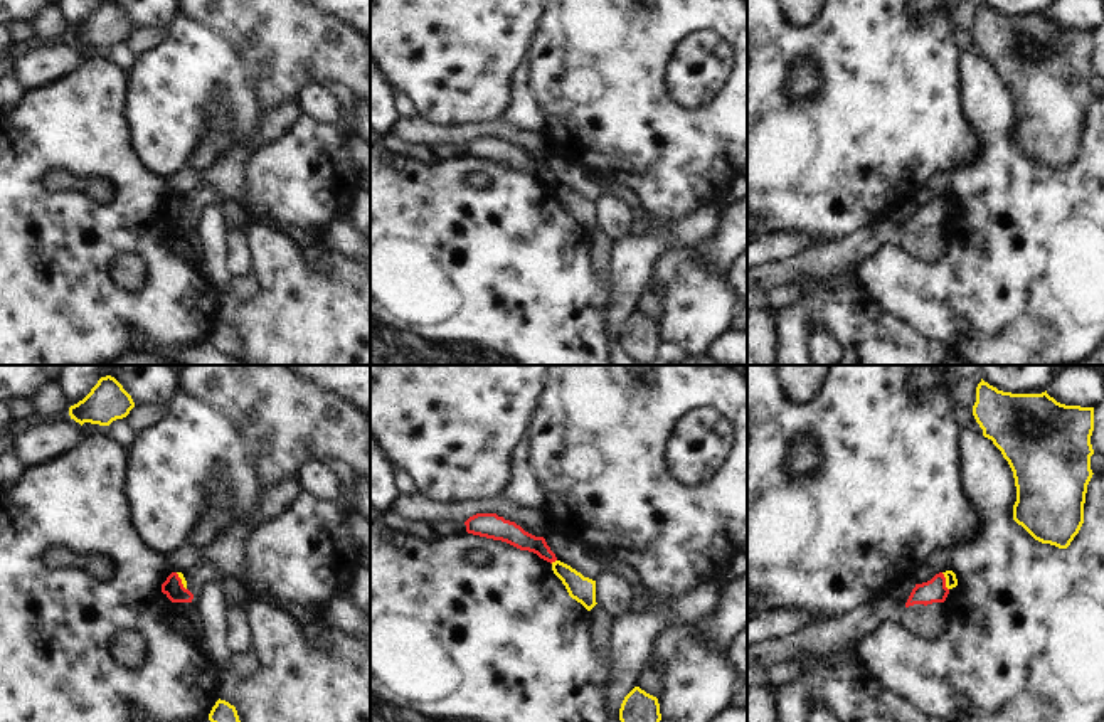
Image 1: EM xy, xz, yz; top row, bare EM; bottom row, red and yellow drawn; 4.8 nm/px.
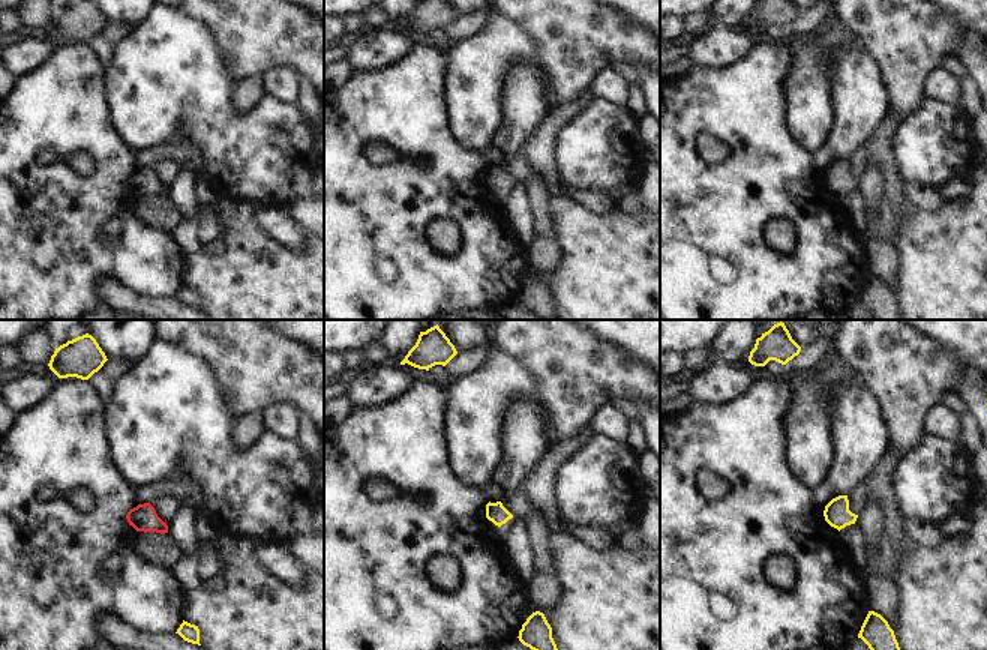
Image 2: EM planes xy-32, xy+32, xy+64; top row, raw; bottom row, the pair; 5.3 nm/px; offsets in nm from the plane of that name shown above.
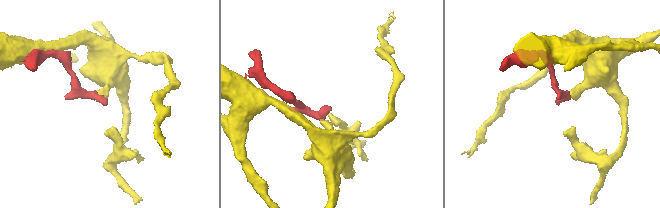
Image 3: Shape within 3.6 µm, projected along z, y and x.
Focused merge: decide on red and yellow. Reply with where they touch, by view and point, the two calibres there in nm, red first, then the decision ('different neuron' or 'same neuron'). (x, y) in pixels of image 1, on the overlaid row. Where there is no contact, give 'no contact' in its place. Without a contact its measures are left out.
yz (944, 581) | 110/60 nm | different neuron

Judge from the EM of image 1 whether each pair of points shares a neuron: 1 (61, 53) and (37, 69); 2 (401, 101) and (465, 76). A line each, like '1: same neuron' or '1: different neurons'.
1: same neuron
2: different neurons

